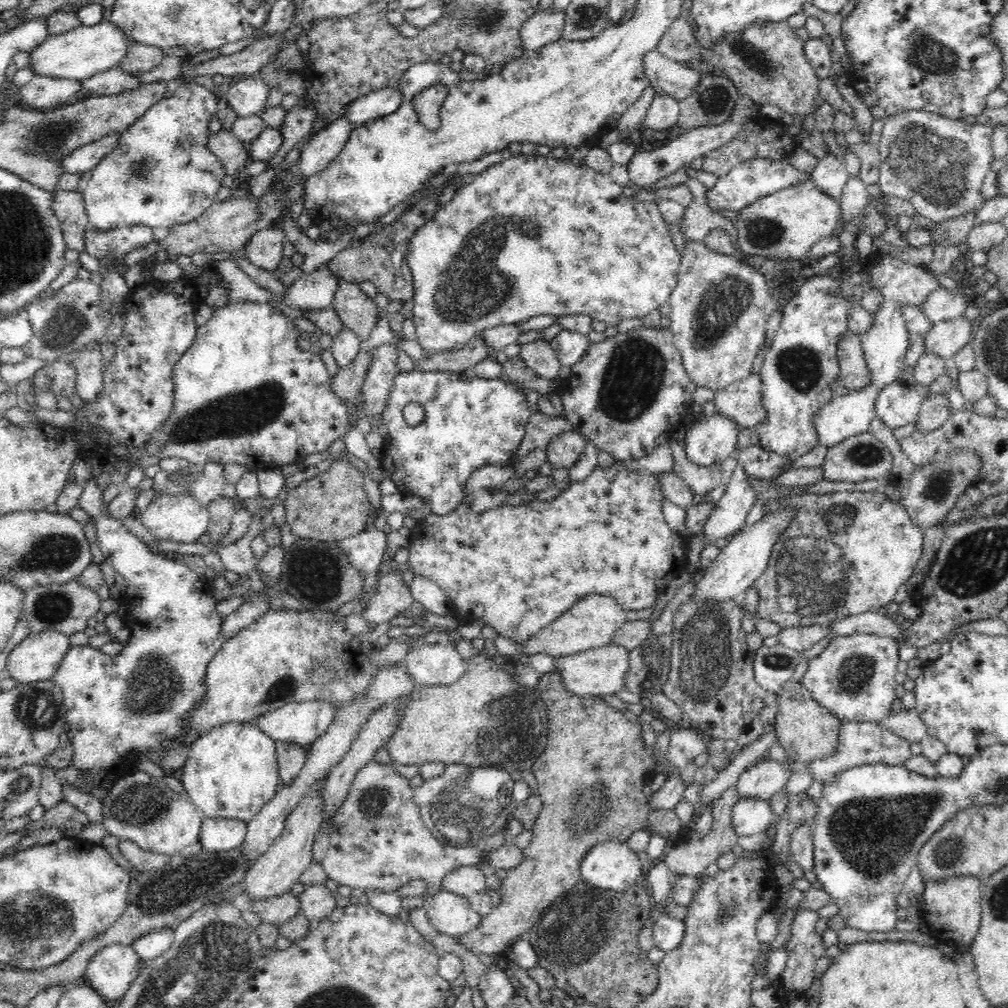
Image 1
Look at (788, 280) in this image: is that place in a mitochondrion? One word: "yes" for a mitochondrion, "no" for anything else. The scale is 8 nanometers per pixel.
no

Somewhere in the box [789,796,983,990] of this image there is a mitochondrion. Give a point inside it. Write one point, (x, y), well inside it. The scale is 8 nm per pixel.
(949, 851)

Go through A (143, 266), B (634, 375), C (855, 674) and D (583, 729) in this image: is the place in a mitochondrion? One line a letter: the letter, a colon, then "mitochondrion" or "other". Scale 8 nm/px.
A: other
B: mitochondrion
C: mitochondrion
D: other

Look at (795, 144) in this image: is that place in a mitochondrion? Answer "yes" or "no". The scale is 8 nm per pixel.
no

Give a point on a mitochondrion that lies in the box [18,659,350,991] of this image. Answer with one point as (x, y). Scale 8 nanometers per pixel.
(179, 887)

